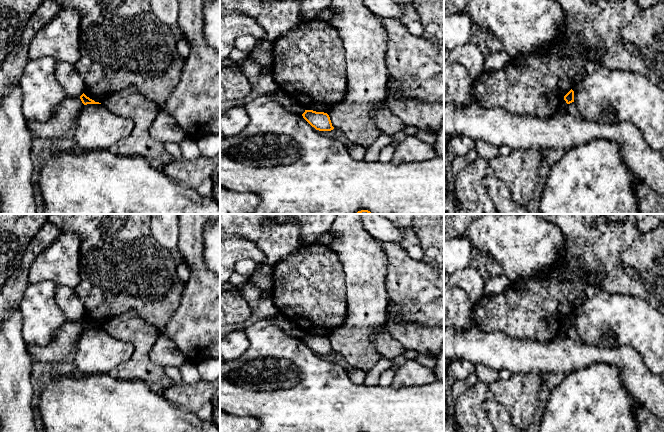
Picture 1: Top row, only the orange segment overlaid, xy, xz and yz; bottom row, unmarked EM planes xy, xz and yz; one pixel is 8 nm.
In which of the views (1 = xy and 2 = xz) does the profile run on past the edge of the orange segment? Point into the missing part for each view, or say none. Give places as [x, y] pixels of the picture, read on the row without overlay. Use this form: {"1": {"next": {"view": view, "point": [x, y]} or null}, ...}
{"1": {"next": null}, "2": {"next": null}}

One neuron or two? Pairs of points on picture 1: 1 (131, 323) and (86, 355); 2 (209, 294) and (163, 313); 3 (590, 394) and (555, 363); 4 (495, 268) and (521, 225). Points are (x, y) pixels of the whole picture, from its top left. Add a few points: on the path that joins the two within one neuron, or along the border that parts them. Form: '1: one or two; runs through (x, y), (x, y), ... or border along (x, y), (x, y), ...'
1: two; border along (101, 328), (113, 337), (128, 342), (133, 348)
2: two; border along (184, 286), (180, 305), (164, 327)
3: two; border along (589, 365), (573, 370), (565, 375)
4: two; border along (482, 258), (490, 256), (500, 266), (504, 274)

